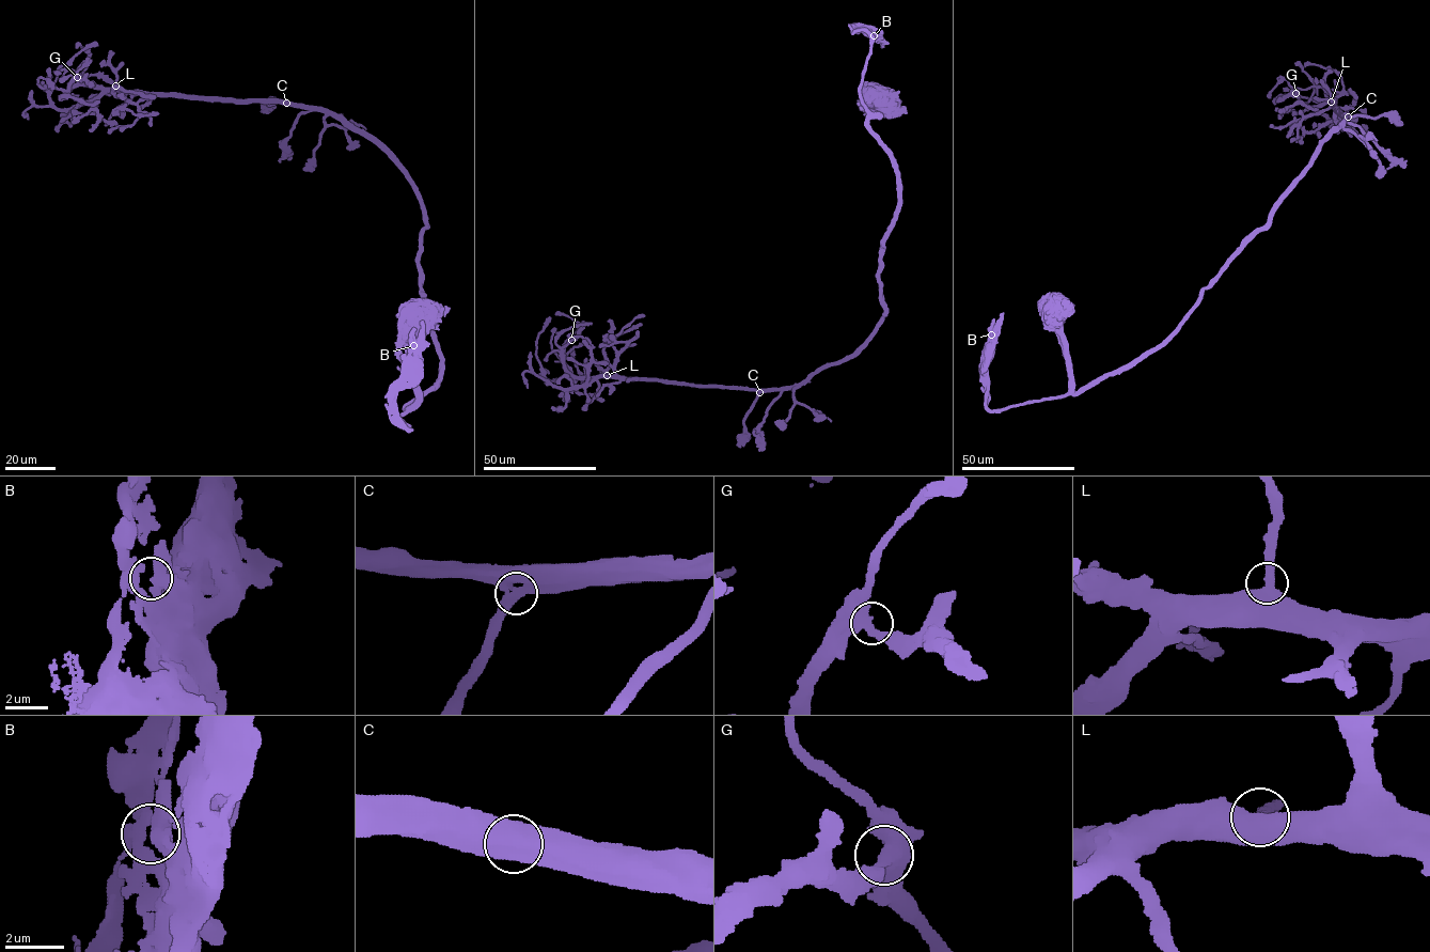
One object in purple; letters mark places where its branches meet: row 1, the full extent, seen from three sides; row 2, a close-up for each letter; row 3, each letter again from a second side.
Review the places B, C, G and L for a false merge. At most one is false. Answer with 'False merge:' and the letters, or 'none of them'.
False merge: none of them

